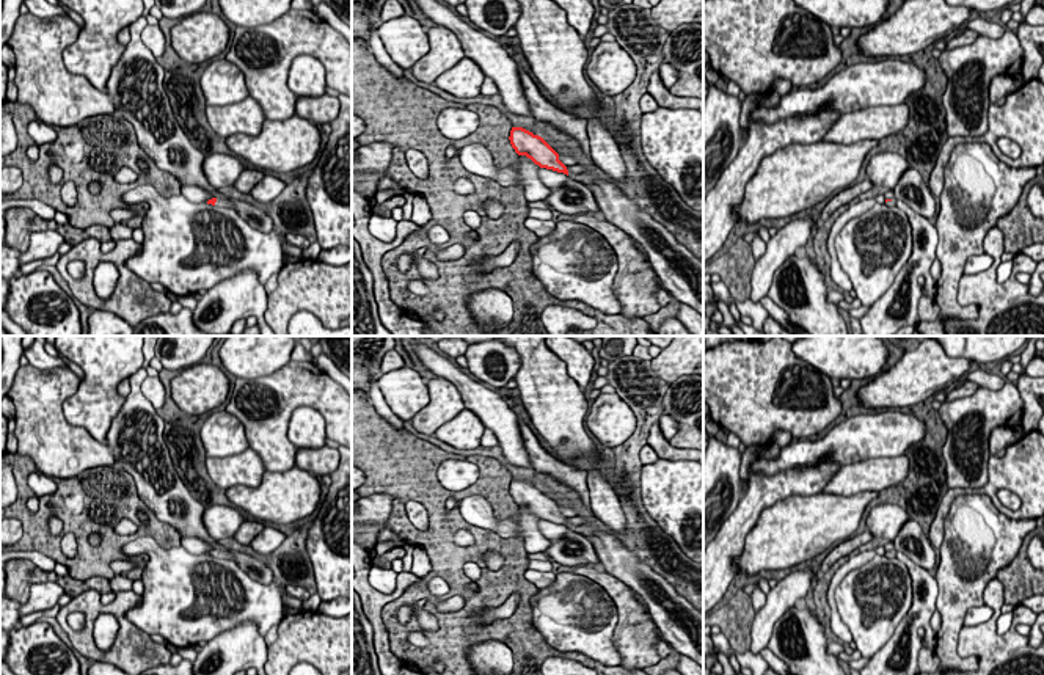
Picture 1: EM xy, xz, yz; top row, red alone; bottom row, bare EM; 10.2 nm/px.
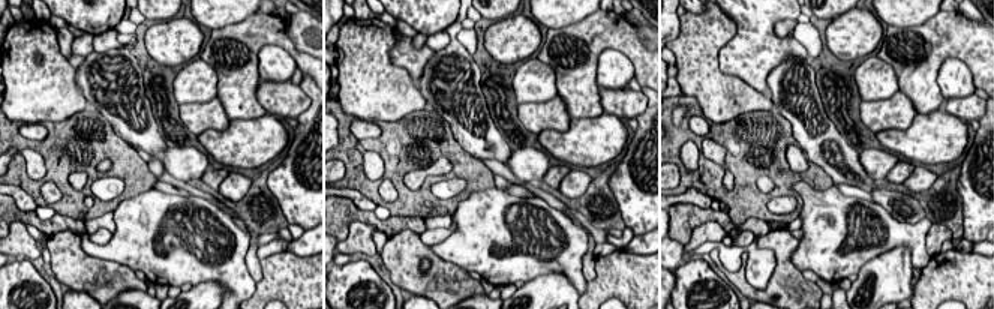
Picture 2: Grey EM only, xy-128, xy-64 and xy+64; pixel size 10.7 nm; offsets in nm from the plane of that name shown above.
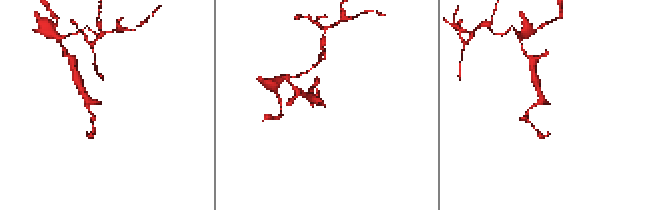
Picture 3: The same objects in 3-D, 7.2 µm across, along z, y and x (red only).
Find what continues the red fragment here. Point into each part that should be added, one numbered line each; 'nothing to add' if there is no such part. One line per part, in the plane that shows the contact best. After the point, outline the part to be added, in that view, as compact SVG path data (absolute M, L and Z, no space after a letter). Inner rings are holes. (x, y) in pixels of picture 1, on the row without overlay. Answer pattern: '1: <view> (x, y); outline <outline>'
1: xy (256, 569); outline M229 545L228 551L217 549L215 557L235 562L256 582L272 584L275 579L273 571L265 565L265 562L242 553L237 546Z

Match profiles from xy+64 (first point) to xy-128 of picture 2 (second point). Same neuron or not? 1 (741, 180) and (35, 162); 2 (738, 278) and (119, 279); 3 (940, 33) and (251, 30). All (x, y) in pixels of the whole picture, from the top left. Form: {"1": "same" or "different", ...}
{"1": "different", "2": "same", "3": "same"}

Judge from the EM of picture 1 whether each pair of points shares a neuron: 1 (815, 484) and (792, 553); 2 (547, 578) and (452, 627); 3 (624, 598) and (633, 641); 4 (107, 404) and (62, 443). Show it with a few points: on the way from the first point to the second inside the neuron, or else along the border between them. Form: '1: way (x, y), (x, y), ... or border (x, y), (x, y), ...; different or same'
1: border (821, 492), (785, 496), (776, 503); different
2: border (528, 567), (525, 576), (537, 589); different
3: way (628, 609), (633, 630); same
4: border (76, 390), (63, 404), (63, 416), (104, 445); different

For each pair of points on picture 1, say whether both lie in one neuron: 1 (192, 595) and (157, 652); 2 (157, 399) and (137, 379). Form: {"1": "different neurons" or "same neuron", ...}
{"1": "different neurons", "2": "different neurons"}

